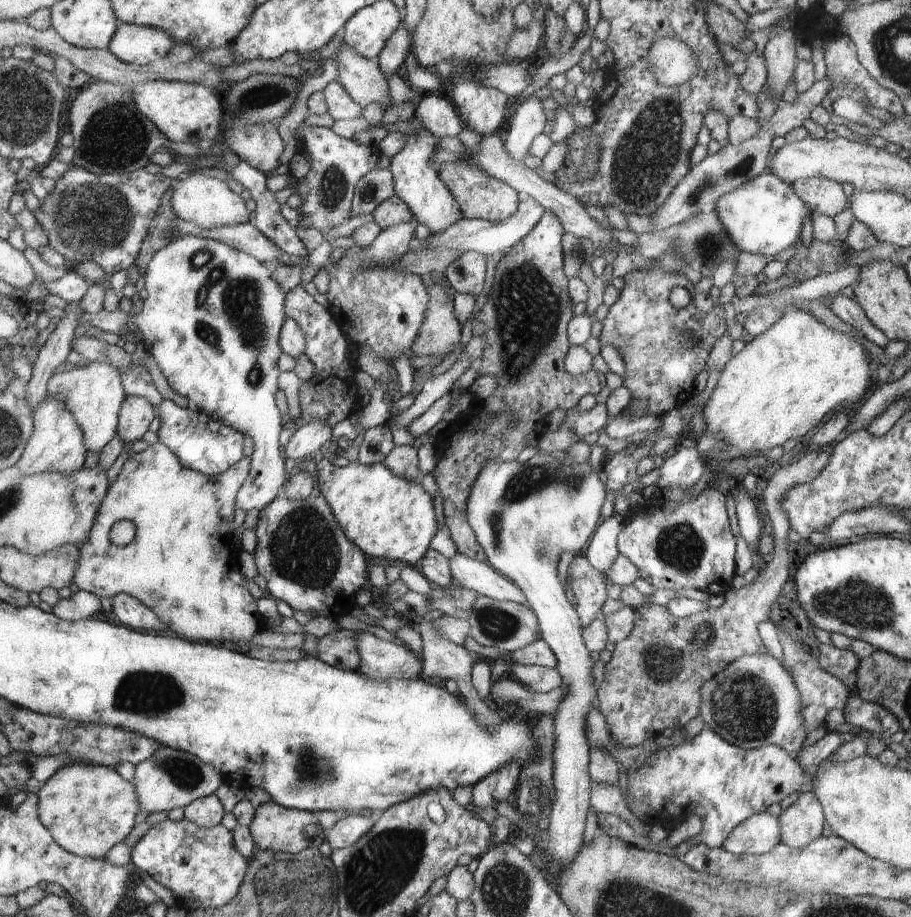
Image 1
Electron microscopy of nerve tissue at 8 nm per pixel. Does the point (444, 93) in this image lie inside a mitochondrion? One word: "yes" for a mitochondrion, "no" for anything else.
no

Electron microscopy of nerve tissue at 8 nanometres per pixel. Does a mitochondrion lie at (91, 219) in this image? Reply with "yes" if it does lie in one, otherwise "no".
yes

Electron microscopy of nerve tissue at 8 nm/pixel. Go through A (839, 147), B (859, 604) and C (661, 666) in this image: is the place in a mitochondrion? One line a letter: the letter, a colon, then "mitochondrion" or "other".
A: other
B: mitochondrion
C: mitochondrion

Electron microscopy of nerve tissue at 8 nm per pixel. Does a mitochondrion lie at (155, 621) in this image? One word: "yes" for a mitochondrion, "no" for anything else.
no

